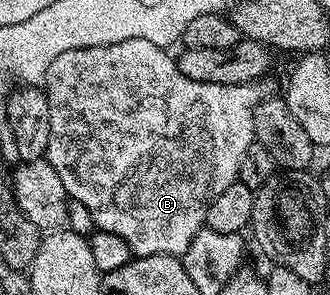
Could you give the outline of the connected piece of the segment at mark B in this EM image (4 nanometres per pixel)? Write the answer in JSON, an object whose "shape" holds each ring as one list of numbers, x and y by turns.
{"shape":[[125,39,121,43,109,43,97,47,85,47,65,51,65,55,57,55,53,63,49,63,45,92,49,103,49,147,46,161,61,175,61,183,65,183,65,191,70,200,85,203,89,207,89,215,93,215,95,229,113,231,113,235,121,235,125,243,129,243,132,254,137,257,149,255,169,255,179,257,193,241,199,229,204,228,207,219,207,208,225,187,237,180,241,167,241,155,256,144,253,131,253,115,255,108,268,96,266,84,222,85,221,83,197,83,186,78,178,69,176,58,167,49,149,43,149,39]]}

